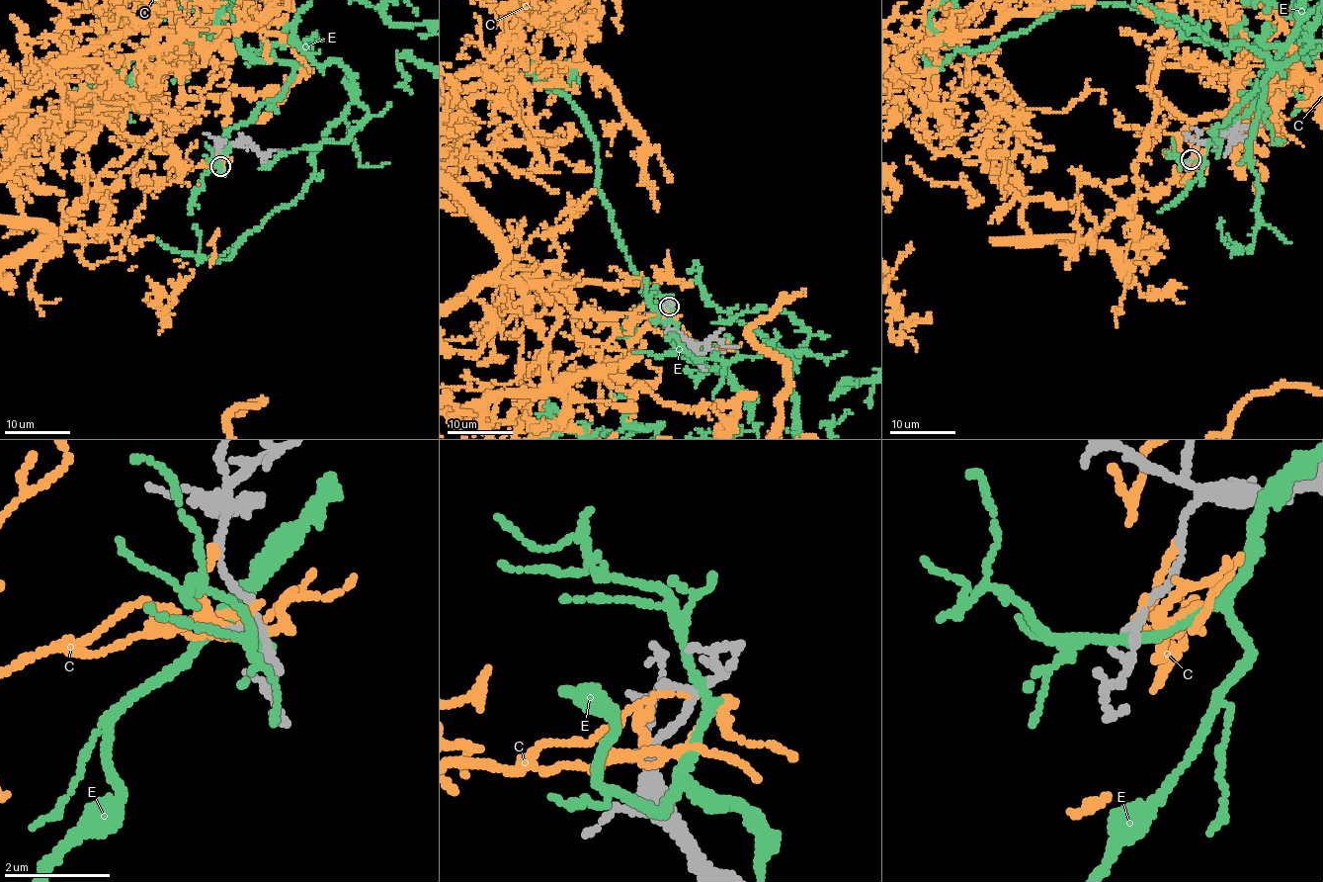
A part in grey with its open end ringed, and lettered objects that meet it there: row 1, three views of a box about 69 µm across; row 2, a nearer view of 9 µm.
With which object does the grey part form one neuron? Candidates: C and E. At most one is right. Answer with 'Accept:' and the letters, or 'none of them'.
Accept: E

